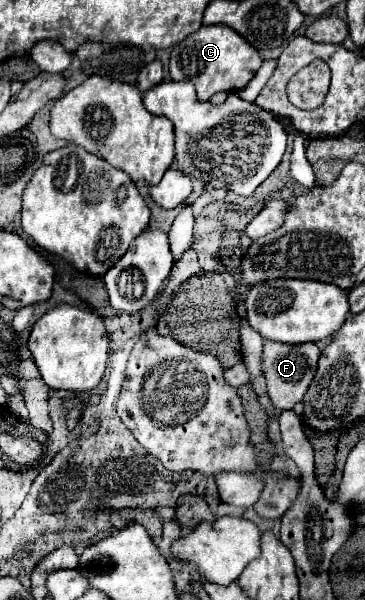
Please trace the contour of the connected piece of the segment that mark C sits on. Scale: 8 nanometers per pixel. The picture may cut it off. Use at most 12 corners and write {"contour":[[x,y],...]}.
{"contour":[[228,26],[174,46],[172,80],[198,100],[242,90],[262,56]]}

